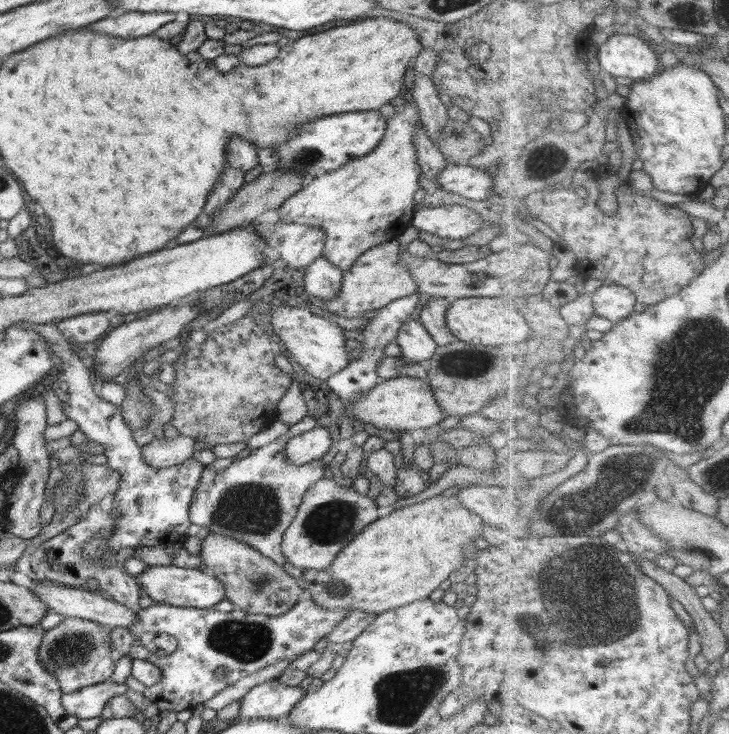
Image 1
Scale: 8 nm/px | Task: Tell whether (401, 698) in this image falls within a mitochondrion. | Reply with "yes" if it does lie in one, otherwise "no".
yes

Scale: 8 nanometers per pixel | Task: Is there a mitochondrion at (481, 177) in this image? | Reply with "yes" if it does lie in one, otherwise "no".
no

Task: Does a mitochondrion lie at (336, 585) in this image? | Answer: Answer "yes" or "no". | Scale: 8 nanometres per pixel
yes

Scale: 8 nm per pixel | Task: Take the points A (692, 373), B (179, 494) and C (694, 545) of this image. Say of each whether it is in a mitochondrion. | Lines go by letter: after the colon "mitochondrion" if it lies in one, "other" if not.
A: mitochondrion
B: other
C: mitochondrion

